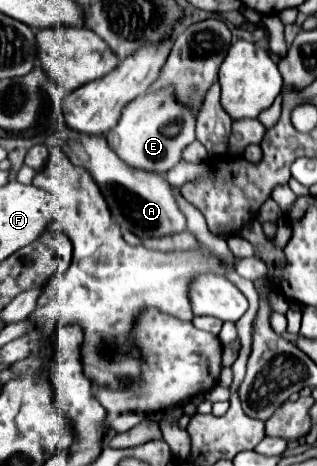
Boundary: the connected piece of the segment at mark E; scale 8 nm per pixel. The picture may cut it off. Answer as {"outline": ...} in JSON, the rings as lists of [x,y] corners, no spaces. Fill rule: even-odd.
{"outline":[[[162,88],[160,92],[146,92],[132,100],[106,138],[114,152],[130,166],[164,176],[176,162],[180,162],[182,150],[196,140],[194,126],[196,114],[188,104],[180,104],[180,100],[172,96],[172,88]]]}

